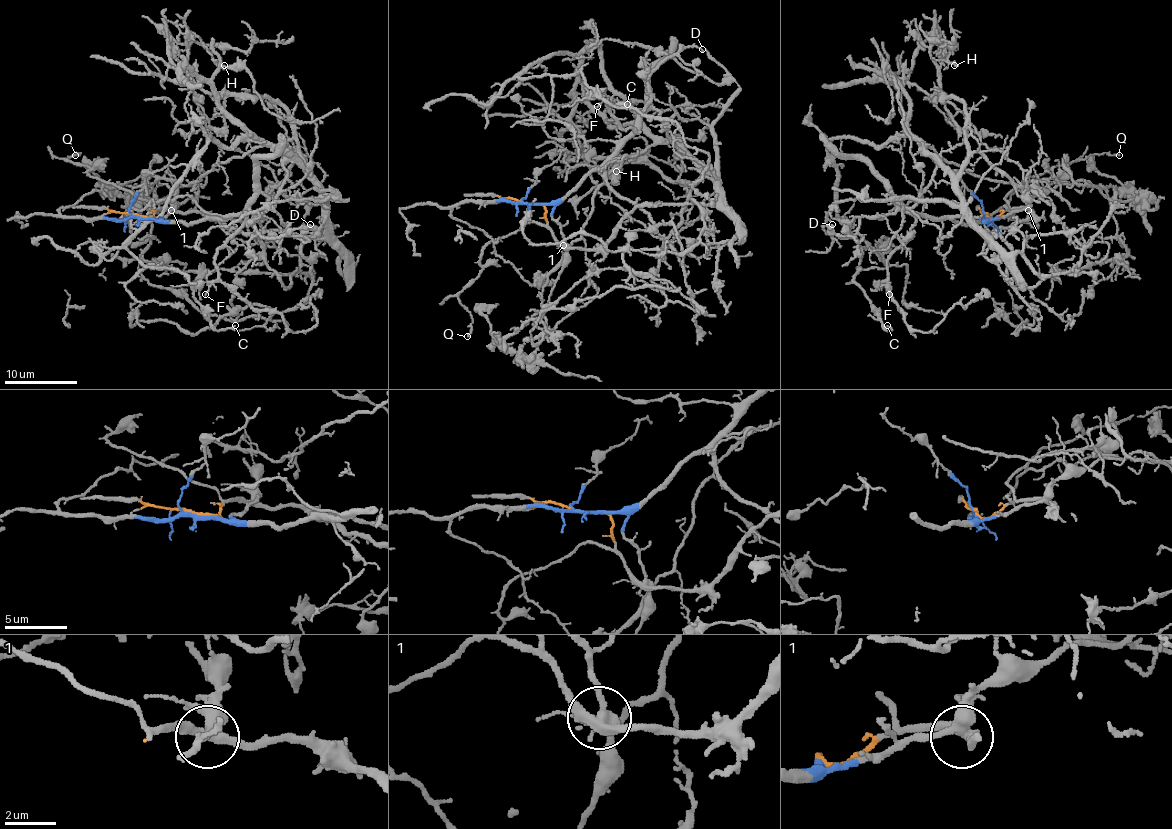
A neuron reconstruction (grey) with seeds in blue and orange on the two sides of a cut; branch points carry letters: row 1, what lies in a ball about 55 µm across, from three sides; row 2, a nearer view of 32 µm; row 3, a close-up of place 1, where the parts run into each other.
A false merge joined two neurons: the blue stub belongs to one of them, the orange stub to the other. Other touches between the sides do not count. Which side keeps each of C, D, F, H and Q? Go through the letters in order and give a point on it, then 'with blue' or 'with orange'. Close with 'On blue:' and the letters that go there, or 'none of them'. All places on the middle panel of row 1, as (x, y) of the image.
C: place (627, 104); with orange
D: place (702, 49); with blue
F: place (597, 106); with blue
H: place (616, 171); with orange
Q: place (467, 336); with orange
On blue: D, F

